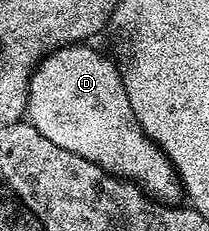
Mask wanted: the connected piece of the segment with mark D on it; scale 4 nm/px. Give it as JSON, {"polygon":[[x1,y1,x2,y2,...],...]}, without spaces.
{"polygon":[[84,42,50,50,29,77,28,122,33,124,47,141,66,147,79,157,87,157,95,165,119,179,137,184,146,195,170,205,182,198,181,180,173,162,156,143,145,136,137,123,121,80,121,69,105,55,100,55]]}

